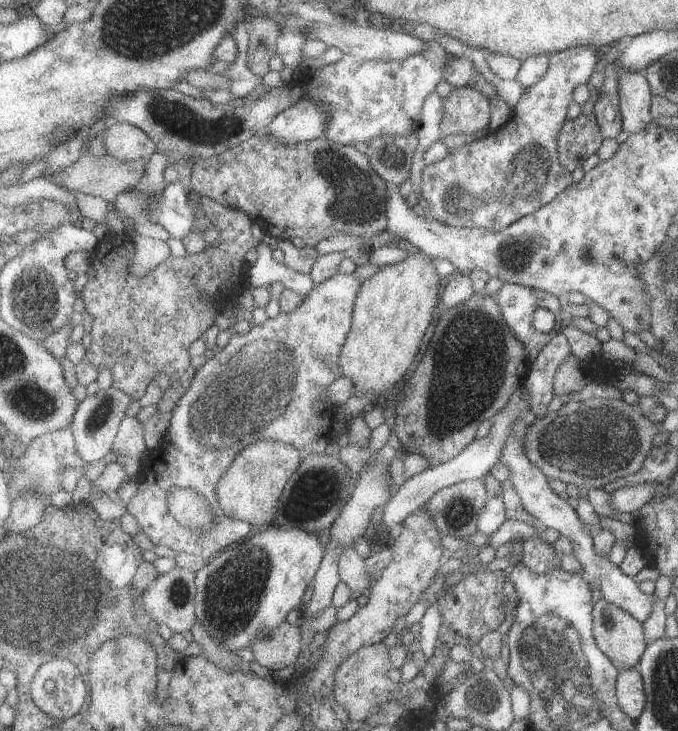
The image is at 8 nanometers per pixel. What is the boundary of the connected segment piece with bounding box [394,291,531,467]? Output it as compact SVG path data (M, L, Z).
M485 291L476 293L470 300L449 310L444 310L434 336L432 348L420 362L408 381L403 383L404 396L396 415L395 434L408 454L422 454L430 460L432 467L447 463L462 454L478 436L480 426L500 412L510 396L522 388L529 376L531 363L526 356L524 344L514 336L506 324L495 296Z

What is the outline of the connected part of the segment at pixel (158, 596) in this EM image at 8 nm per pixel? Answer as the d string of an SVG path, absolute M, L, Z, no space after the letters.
M177 567L159 576L150 590L142 596L142 604L148 608L148 612L161 625L170 626L176 633L189 634L189 631L199 622L198 614L196 614L196 596L198 593L197 573Z

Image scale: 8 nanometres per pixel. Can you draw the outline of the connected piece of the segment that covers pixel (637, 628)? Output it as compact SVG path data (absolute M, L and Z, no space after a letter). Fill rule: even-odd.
M600 598L598 602L593 604L592 616L596 644L608 656L608 660L621 668L636 668L647 647L643 623L638 622L628 612L604 598Z

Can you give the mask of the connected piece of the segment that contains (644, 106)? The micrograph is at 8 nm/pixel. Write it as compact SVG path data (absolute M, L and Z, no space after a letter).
M617 69L620 112L623 120L623 130L628 134L642 132L652 118L650 104L652 95L646 78L646 69L638 72Z

